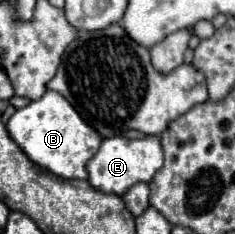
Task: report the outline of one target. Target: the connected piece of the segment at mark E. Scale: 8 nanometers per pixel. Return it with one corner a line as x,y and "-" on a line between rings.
124,136
102,140
94,158
86,164
88,184
100,192
124,196
134,184
150,184
154,174
162,168
162,146
156,136
146,136
142,140
128,140

